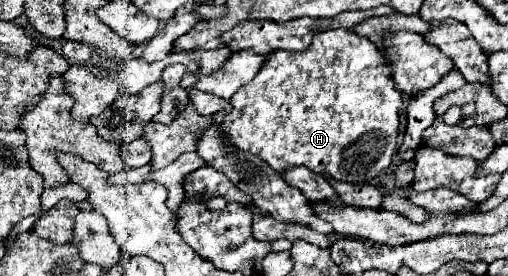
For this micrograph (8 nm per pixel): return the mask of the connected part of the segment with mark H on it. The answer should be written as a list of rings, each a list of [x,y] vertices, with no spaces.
[[[344,28],[314,34],[312,44],[302,52],[270,52],[260,74],[242,86],[230,104],[232,112],[224,116],[224,132],[238,148],[260,156],[276,172],[304,164],[312,172],[330,174],[334,180],[364,184],[382,174],[396,152],[402,96],[392,80],[392,62],[384,58],[372,40]]]

